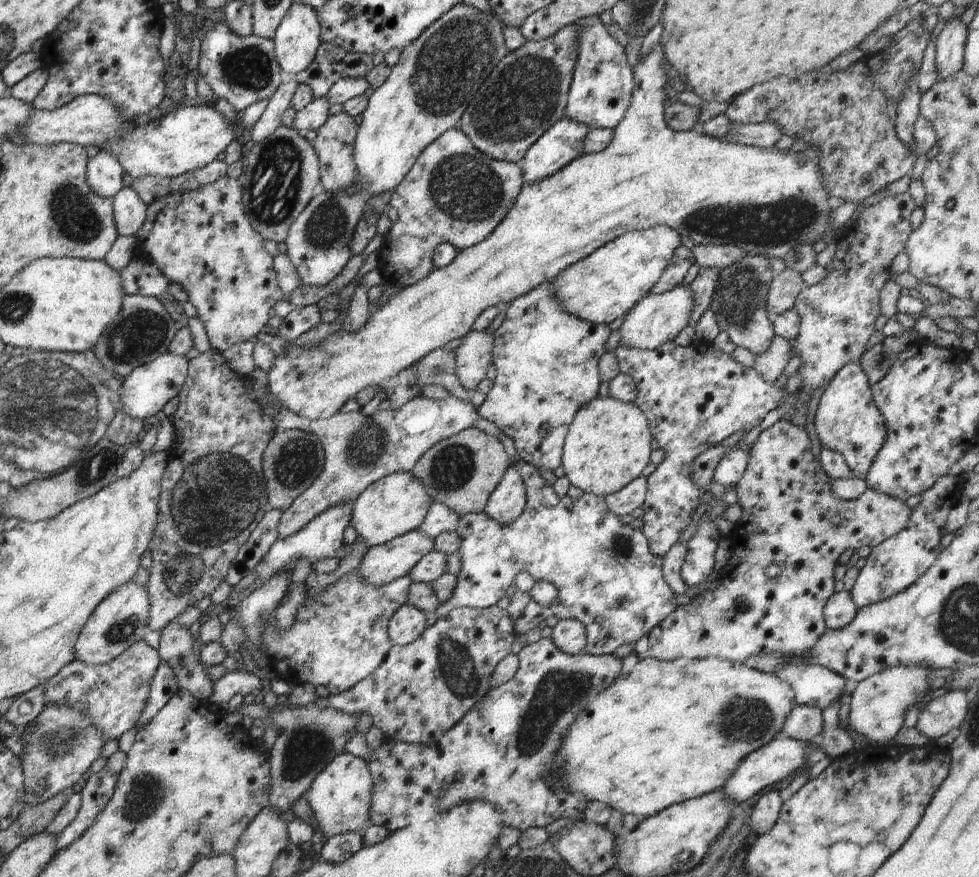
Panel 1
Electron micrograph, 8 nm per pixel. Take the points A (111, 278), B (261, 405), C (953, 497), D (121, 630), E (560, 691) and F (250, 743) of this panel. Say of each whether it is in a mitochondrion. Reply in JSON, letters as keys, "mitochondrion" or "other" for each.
{"A":"other","B":"other","C":"other","D":"mitochondrion","E":"mitochondrion","F":"other"}

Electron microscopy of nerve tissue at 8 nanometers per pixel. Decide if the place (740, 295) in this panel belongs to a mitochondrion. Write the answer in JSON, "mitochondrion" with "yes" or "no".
{"mitochondrion":"yes"}

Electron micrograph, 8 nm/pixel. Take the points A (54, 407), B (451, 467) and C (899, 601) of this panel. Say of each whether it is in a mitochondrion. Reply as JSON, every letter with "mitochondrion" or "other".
{"A":"mitochondrion","B":"mitochondrion","C":"other"}

